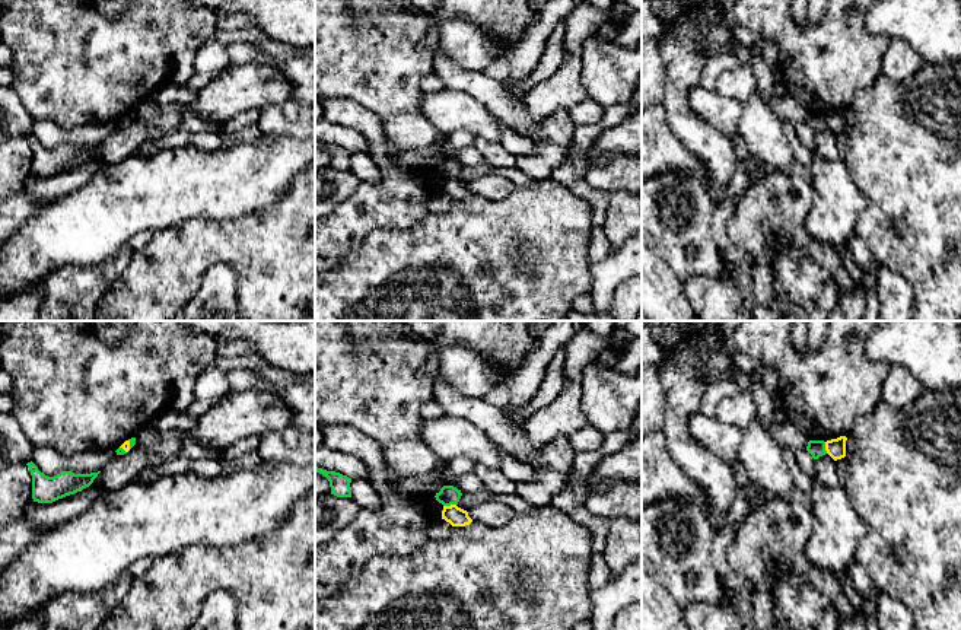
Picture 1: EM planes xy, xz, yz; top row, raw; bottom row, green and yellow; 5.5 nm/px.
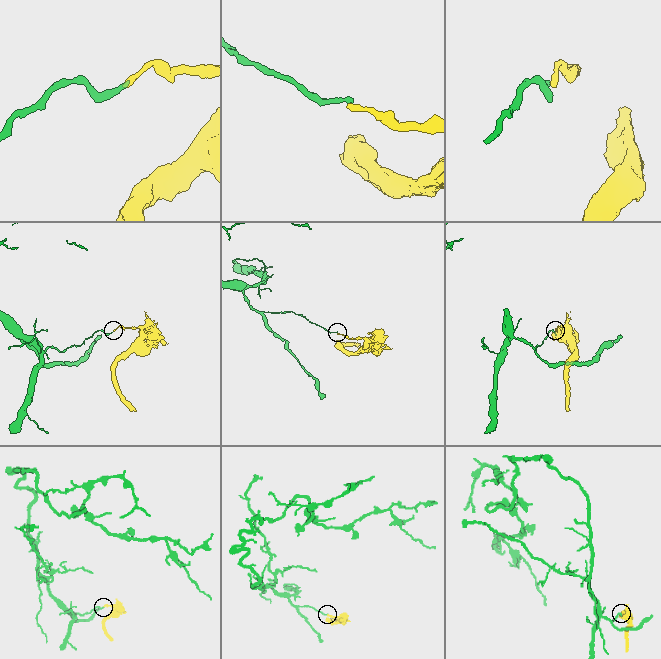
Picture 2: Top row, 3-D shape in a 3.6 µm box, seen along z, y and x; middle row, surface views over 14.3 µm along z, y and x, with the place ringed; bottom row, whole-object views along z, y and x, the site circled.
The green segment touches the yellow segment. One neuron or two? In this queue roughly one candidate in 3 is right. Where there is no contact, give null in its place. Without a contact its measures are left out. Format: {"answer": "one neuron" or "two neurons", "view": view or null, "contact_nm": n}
{"answer": "two neurons", "view": "xz", "contact_nm": 70}

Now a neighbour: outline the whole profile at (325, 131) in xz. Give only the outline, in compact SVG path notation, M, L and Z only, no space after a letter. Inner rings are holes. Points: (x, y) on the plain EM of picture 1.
M322 118L315 122L315 140L335 144L349 152L363 152L369 155L369 144L366 137L354 128L332 124Z

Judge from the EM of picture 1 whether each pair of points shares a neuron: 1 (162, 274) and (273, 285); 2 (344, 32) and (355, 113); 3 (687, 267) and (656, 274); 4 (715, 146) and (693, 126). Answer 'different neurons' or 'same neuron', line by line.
1: same neuron
2: different neurons
3: different neurons
4: same neuron

